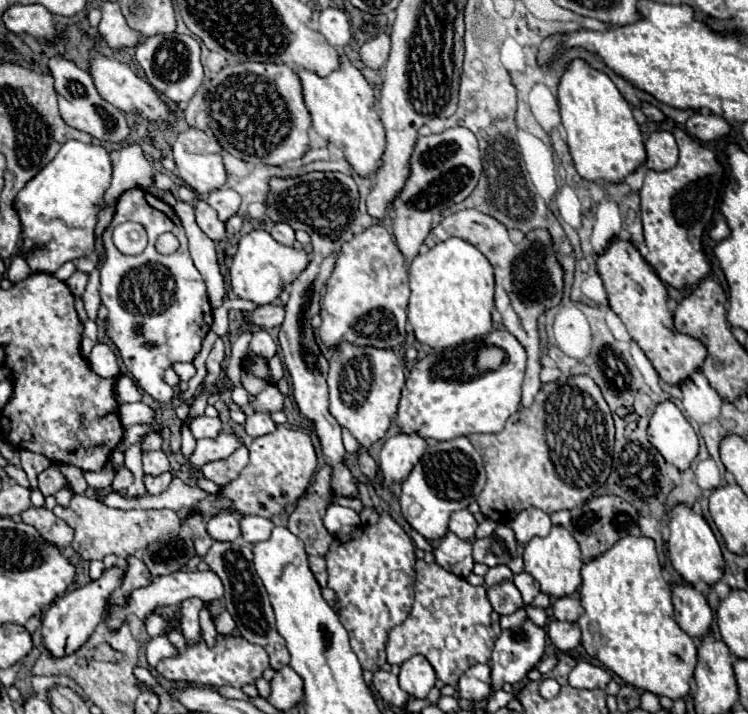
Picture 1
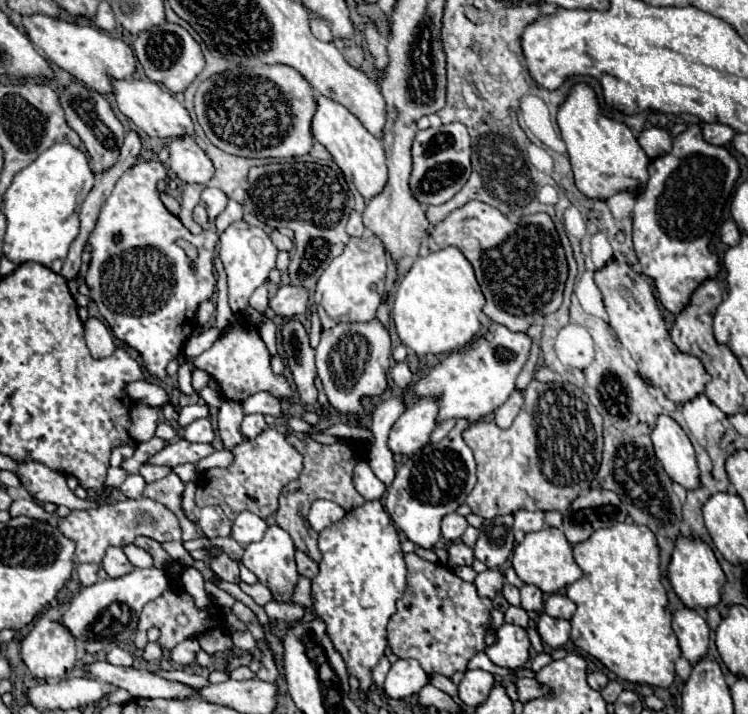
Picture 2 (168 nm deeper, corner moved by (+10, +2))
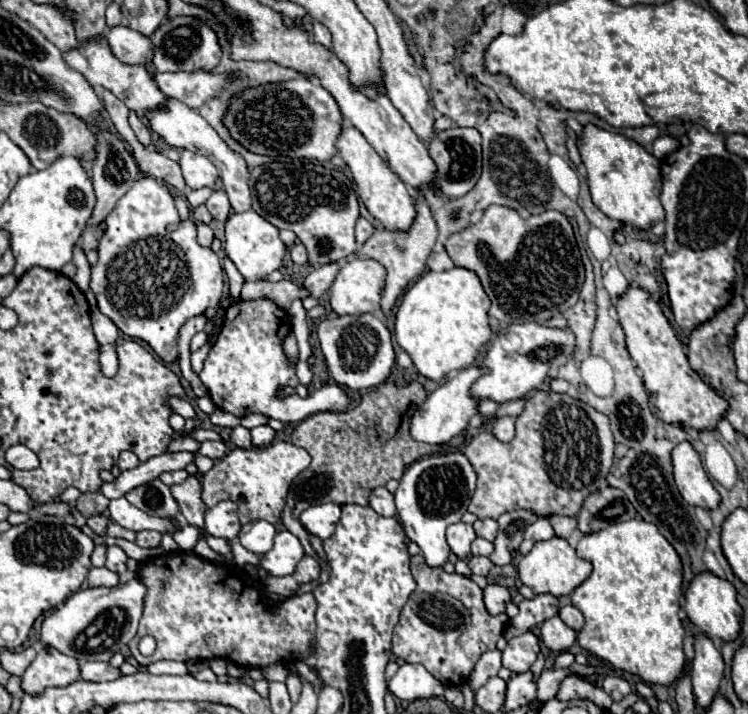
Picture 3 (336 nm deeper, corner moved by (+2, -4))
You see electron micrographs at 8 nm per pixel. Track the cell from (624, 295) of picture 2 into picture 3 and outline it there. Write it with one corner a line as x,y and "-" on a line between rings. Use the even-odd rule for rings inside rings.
631,286
619,298
615,308
619,314
619,324
627,336
627,350
643,372
651,412
667,424
687,424
697,432
715,430
717,422
729,410
729,404
691,370
681,342
677,340
661,306
649,296
649,292

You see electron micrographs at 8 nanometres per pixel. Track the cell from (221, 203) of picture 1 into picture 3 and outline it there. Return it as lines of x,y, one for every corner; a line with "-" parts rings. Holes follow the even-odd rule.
215,190
211,194
211,198
205,202
205,206
207,206
209,214
213,216
213,220
217,220
217,222
225,222
231,214
231,204
223,190

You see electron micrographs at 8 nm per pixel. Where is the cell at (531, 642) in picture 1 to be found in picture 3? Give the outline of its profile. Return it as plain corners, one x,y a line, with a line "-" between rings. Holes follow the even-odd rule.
525,632
517,638
511,638
503,650
503,666
511,672
527,672
539,656
539,640
535,634

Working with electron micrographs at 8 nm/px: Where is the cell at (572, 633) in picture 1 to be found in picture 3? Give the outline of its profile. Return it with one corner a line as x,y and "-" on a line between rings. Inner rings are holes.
553,616
541,624
539,638
551,652
567,652
575,644
577,634
559,616

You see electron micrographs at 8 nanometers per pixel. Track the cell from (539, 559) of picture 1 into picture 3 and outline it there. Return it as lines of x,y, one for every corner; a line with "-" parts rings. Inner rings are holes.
555,536
547,542
537,542
527,556
521,556
517,562
517,570
519,570
519,580
525,586
529,586
535,594
553,594
559,598
571,594
591,574
591,564
579,558
575,554
575,548
571,548
567,540

